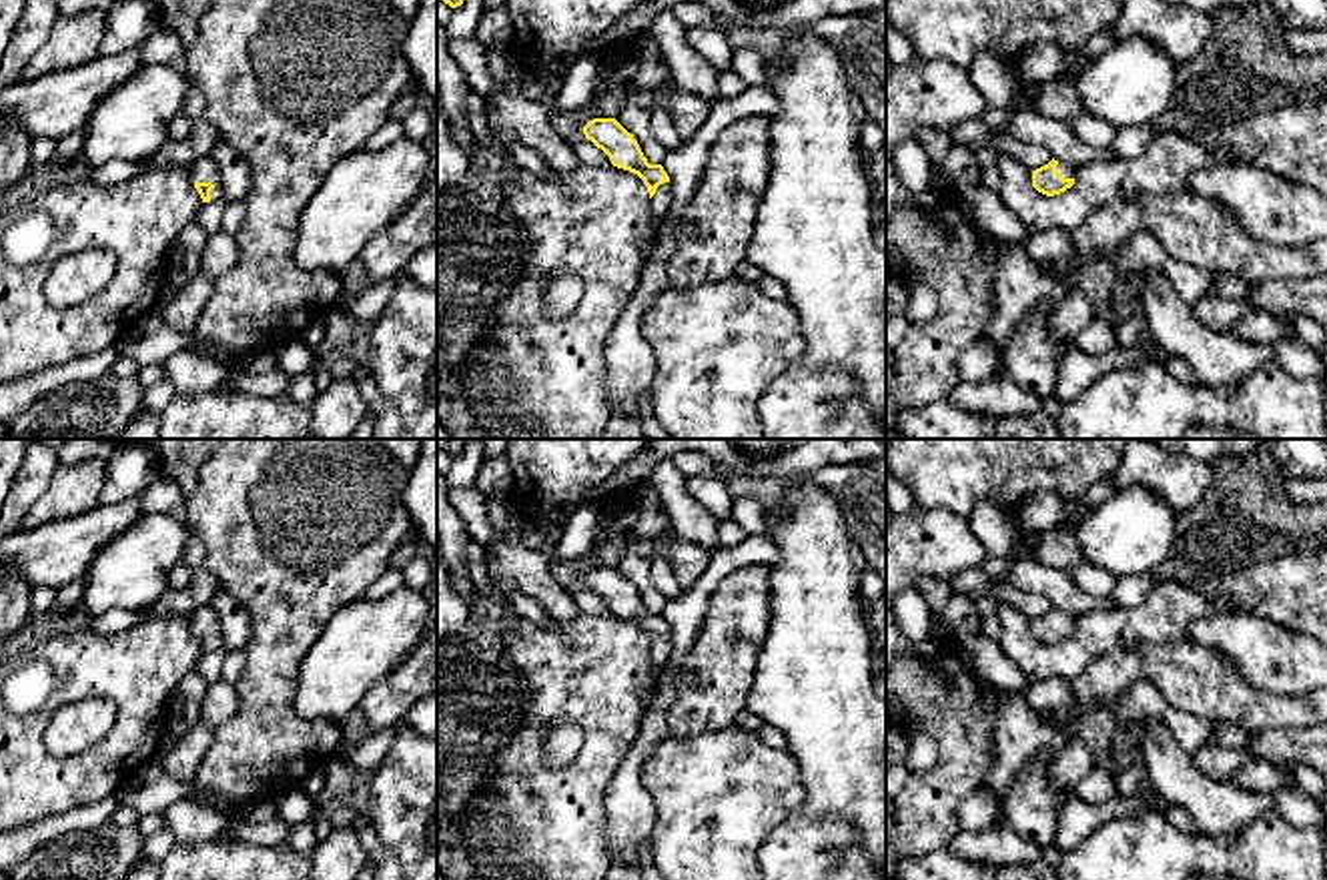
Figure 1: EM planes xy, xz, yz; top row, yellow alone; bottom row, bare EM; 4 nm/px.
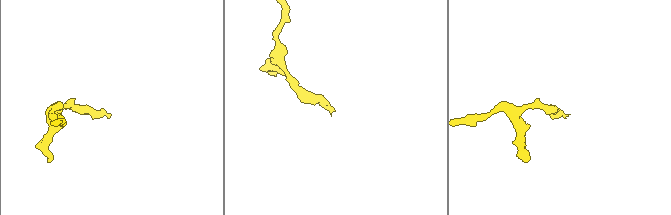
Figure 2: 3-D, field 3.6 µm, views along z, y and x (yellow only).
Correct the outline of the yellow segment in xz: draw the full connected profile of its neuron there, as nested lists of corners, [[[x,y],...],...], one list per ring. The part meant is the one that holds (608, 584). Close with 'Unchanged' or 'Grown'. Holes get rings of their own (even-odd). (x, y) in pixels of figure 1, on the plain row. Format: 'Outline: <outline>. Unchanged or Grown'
Outline: [[[593,567],[583,575],[583,583],[609,605],[613,615],[637,623],[647,635],[655,678],[643,698],[645,712],[670,664],[670,625],[661,613],[647,611],[633,583],[615,567]]]. Grown

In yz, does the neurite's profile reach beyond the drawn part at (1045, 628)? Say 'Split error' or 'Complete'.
Split error

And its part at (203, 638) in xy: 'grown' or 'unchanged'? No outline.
grown

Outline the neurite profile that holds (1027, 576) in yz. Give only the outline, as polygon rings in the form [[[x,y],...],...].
[[[1012,557],[1012,567],[994,579],[998,583],[1014,585],[1026,593],[1040,593],[1054,609],[1072,613],[1074,617],[1096,609],[1115,607],[1111,597],[1094,597],[1082,591],[1070,579],[1068,569],[1046,567],[1032,559]]]

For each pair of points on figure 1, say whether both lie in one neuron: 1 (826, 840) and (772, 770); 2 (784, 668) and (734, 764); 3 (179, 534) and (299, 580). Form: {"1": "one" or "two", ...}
{"1": "two", "2": "two", "3": "two"}

